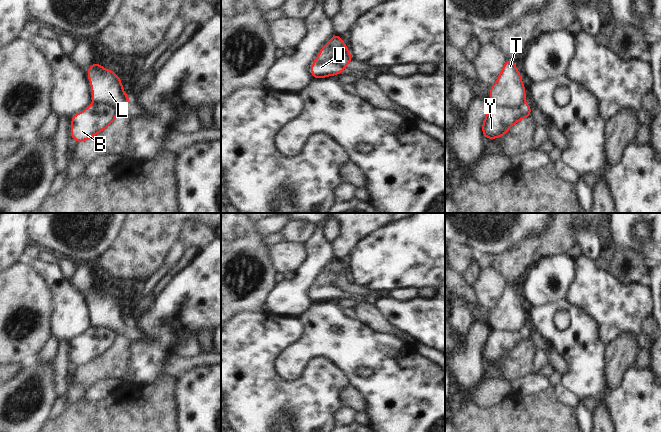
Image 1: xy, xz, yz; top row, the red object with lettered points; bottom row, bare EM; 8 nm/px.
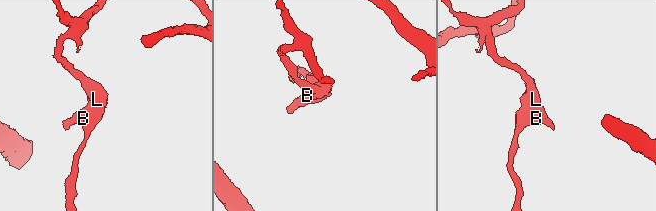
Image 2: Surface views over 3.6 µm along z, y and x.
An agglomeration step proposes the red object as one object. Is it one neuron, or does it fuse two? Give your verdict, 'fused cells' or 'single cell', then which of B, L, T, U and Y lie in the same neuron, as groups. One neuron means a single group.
fused cells; B U Y / L T

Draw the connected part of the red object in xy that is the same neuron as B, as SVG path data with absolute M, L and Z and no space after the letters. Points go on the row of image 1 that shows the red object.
M92 103L71 117L70 138L84 142L104 131L118 116L120 110L111 104Z

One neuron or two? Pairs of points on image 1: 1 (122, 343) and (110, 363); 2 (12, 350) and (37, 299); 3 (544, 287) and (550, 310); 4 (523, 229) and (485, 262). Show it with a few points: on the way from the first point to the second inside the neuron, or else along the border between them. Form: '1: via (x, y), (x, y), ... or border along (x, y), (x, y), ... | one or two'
1: via (122, 348), (115, 358) | one
2: via (25, 338), (37, 328), (41, 317), (39, 312) | one
3: border along (565, 299), (534, 308) | two
4: border along (495, 255), (480, 254), (478, 256) | two

